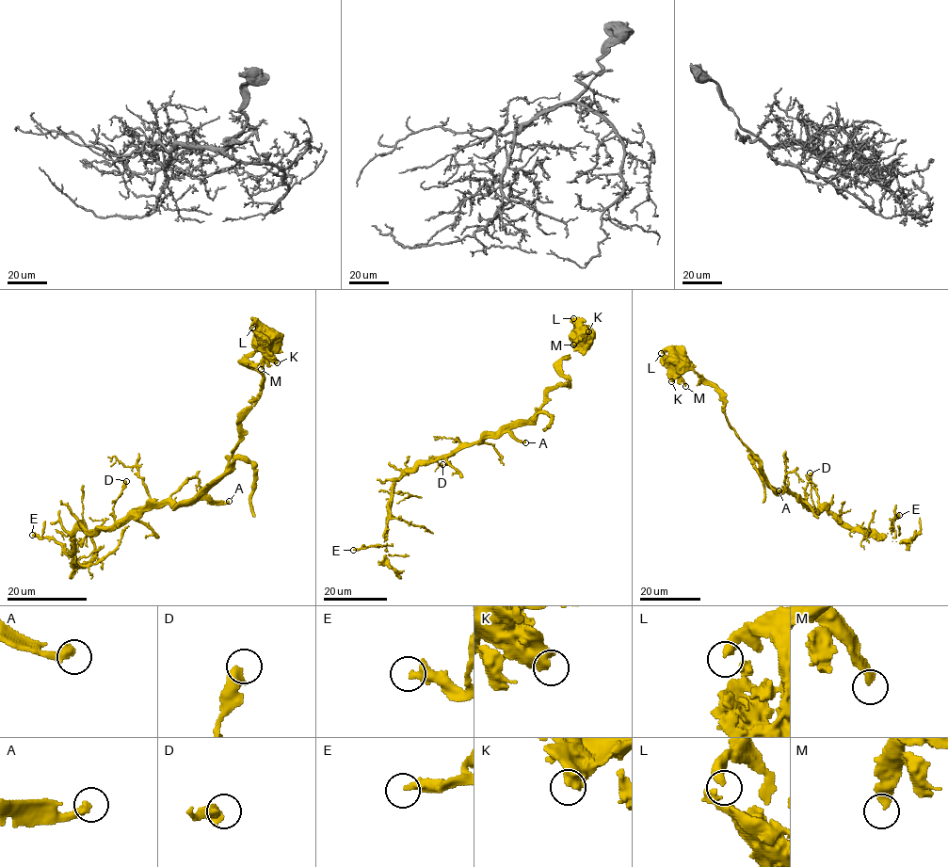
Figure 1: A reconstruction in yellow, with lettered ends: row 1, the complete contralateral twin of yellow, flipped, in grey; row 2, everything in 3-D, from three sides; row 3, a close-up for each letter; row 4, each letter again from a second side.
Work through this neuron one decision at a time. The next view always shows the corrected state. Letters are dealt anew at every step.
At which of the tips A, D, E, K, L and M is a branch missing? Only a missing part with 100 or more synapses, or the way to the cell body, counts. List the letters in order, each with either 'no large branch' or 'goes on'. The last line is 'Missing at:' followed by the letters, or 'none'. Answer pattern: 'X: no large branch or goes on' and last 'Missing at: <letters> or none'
A: goes on
D: no large branch
E: no large branch
K: no large branch
L: no large branch
M: no large branch
Missing at: A

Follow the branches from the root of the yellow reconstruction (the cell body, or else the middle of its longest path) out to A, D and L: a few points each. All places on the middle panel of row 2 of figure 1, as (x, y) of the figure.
A: (579, 338), (577, 347), (561, 359), (561, 369), (568, 382), (551, 389), (531, 418), (509, 430), (525, 442)
D: (579, 338), (577, 347), (561, 359), (562, 372), (570, 379), (548, 393), (529, 421), (430, 458), (442, 464)
L: (579, 338), (576, 339), (579, 337), (579, 328), (573, 318)

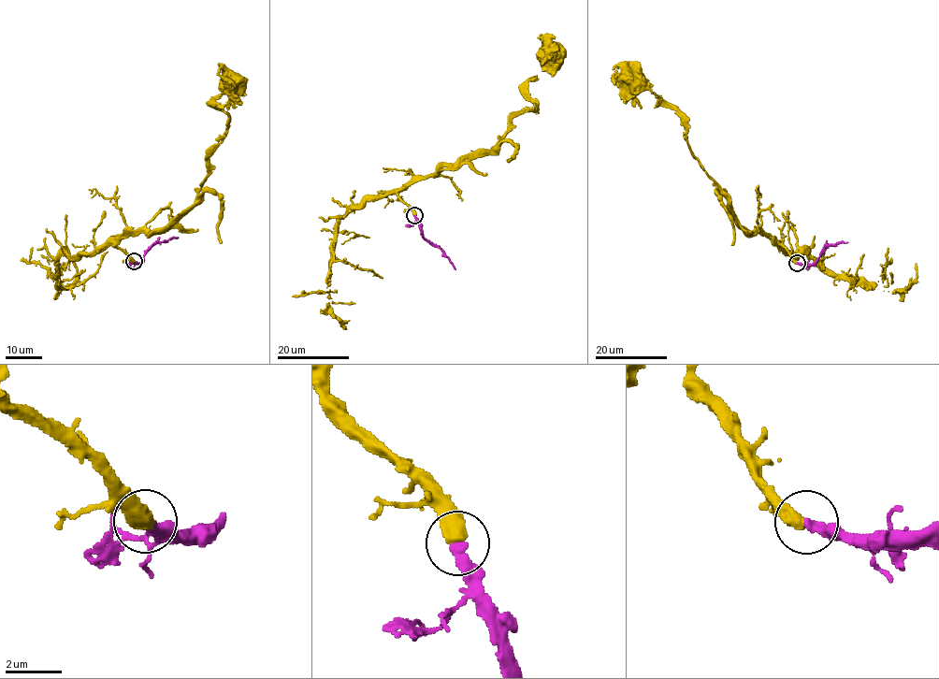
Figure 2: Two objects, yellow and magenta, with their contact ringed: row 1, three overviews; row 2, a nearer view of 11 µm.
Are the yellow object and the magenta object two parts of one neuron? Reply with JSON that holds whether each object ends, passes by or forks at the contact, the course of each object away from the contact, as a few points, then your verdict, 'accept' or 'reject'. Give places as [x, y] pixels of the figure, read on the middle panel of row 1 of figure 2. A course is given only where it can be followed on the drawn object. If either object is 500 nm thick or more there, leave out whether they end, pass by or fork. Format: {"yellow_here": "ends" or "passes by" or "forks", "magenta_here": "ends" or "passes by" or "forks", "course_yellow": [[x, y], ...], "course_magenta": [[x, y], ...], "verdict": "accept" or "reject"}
{"course_yellow": [[414, 214], [398, 193], [500, 142], [509, 121], [537, 107], [527, 81], [548, 57]], "course_magenta": [[414, 214], [424, 238], [440, 249], [455, 269]], "verdict": "accept"}

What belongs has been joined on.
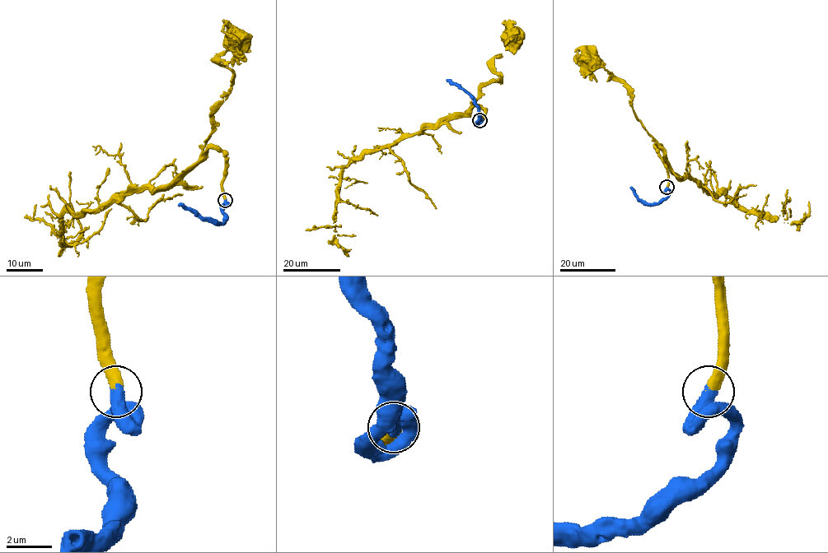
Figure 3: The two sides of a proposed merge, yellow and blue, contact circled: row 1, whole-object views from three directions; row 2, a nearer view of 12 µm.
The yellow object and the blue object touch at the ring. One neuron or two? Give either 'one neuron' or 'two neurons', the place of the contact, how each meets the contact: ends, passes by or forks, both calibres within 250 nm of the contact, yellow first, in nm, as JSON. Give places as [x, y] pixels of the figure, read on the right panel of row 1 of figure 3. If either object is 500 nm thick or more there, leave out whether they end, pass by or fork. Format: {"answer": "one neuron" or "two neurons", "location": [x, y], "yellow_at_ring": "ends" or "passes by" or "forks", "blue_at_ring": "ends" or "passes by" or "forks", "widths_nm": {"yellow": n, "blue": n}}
{"answer": "one neuron", "location": [666, 187], "widths_nm": {"yellow": 440, "blue": 550}}

